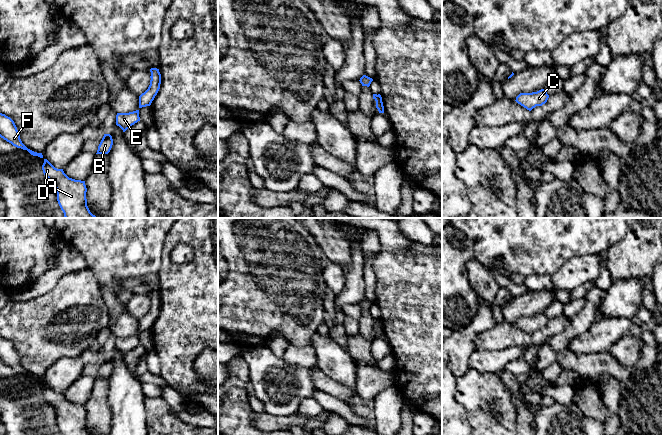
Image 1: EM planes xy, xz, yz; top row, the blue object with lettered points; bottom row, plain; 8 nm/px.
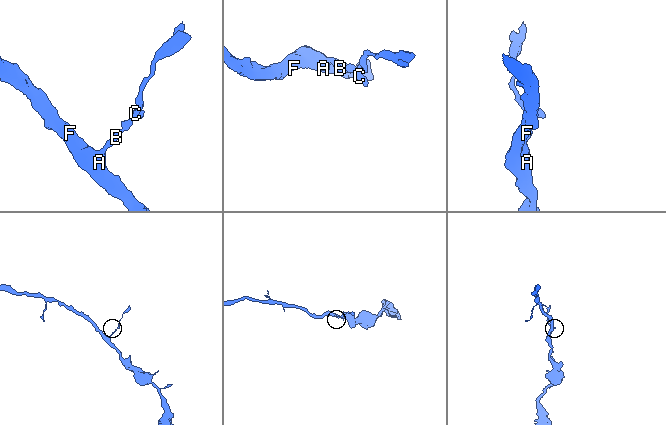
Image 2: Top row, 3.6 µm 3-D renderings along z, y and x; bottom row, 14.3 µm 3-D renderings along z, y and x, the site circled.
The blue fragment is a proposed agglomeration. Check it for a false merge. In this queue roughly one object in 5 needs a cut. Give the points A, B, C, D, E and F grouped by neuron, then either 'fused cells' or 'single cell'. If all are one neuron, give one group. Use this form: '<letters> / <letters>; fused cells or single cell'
A B C D E F; single cell

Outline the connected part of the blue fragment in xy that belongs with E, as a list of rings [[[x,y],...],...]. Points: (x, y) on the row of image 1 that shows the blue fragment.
[[[139,110],[129,113],[117,113],[116,125],[125,132],[130,126],[140,121]]]

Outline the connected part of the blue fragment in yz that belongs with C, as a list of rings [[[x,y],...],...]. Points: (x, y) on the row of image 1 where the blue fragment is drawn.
[[[544,89],[532,93],[520,93],[516,97],[516,102],[531,111],[536,106],[542,106],[547,102],[549,95]]]

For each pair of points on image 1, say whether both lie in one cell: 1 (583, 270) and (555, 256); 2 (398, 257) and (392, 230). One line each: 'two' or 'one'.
1: two
2: two

